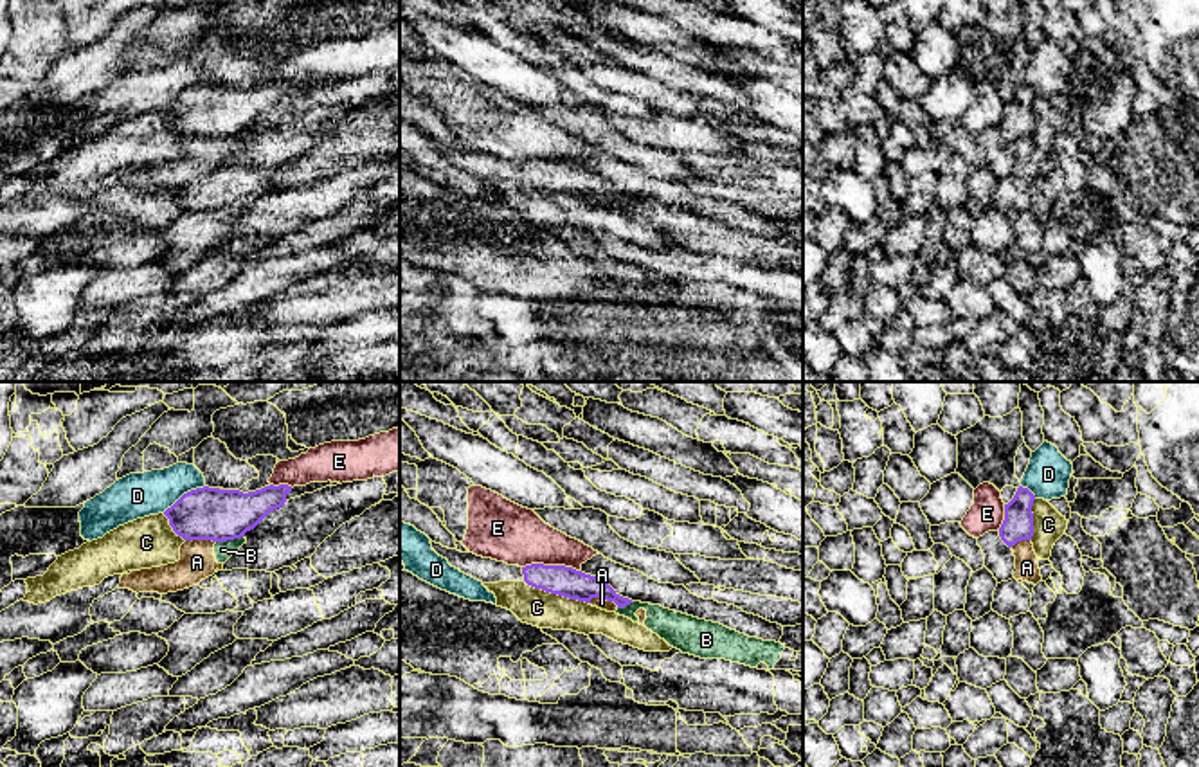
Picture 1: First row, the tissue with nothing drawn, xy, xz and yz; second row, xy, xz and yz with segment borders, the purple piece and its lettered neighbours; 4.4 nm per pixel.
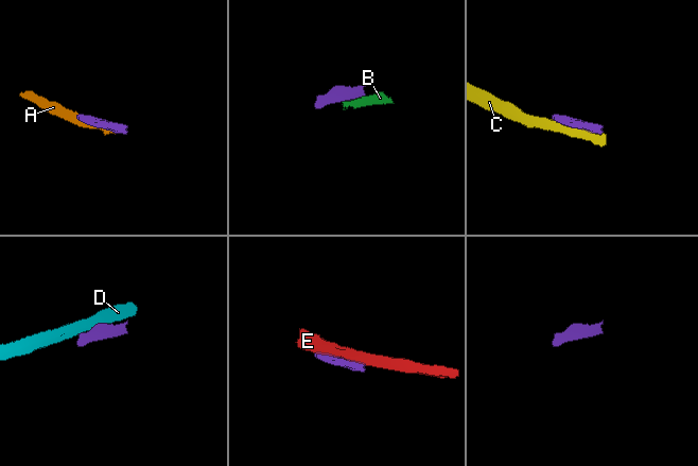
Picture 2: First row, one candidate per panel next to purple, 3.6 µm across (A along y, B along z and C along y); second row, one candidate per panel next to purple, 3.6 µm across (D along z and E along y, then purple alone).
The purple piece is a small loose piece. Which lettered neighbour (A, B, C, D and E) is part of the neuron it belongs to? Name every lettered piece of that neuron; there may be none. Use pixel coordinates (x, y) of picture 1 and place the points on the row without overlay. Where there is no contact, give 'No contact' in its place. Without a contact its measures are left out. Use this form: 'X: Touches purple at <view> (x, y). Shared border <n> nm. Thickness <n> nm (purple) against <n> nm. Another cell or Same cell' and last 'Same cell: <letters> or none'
A: Touches purple at xz (604, 195). Shared border 140 nm. Thickness 140 nm (purple) against 50 nm. Another cell
B: Touches purple at xy (229, 135). Shared border 130 nm. Thickness 240 nm (purple) against 80 nm. Another cell
C: Touches purple at xz (557, 189). Shared border 300 nm. Thickness 140 nm (purple) against 160 nm. Another cell
D: Touches purple at xy (184, 90). Shared border 220 nm. Thickness 240 nm (purple) against 200 nm. Another cell
E: Touches purple at xz (551, 162). Shared border 260 nm. Thickness 140 nm (purple) against 260 nm. Another cell
Same cell: none

